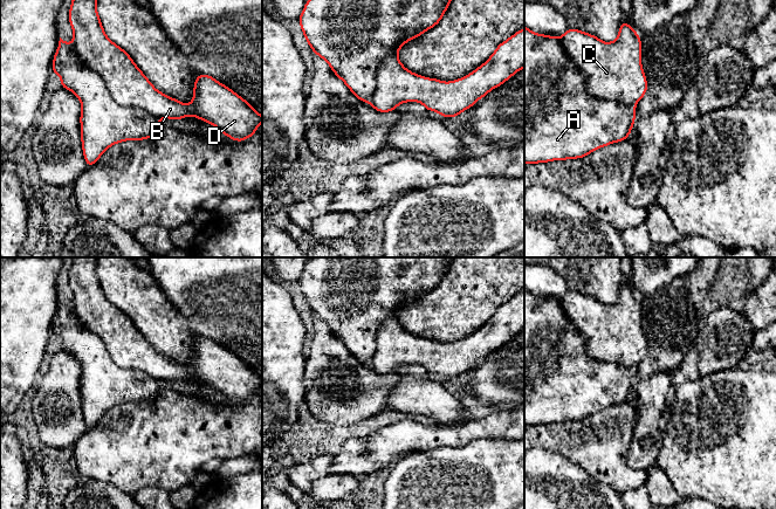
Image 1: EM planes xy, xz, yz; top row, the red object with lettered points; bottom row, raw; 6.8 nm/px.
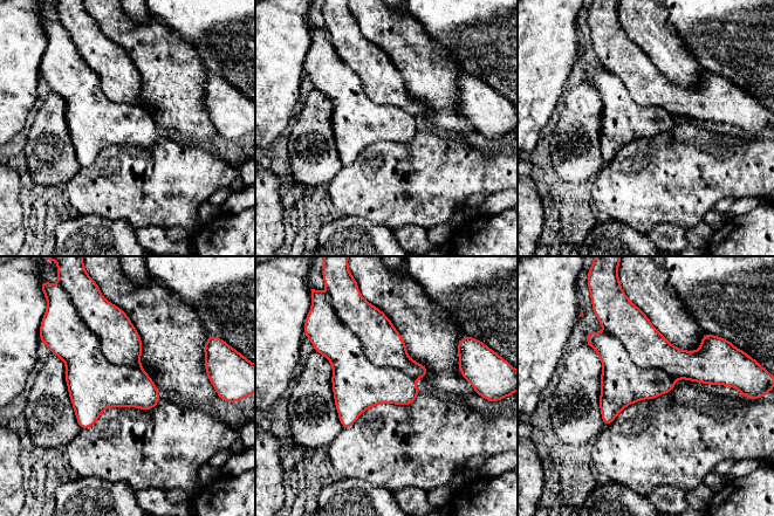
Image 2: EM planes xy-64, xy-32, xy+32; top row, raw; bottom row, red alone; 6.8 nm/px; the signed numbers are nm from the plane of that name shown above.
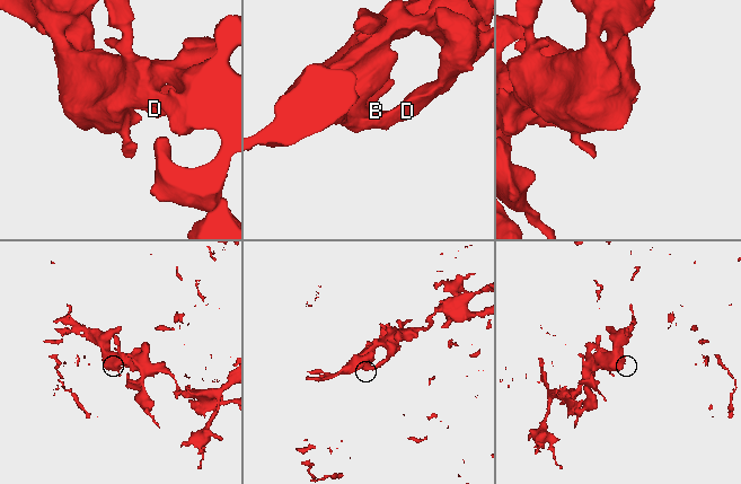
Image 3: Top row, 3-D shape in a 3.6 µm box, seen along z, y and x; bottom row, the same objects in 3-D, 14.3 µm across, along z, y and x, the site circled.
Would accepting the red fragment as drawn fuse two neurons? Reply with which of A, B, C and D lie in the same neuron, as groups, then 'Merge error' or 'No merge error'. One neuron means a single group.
Groups: A / B C D. Merge error

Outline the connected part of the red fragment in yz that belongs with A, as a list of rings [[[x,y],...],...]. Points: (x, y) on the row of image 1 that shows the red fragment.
[[[524,26],[524,164],[584,158],[592,151],[627,139],[636,108],[588,94],[585,81],[563,48],[561,37],[537,34]]]

